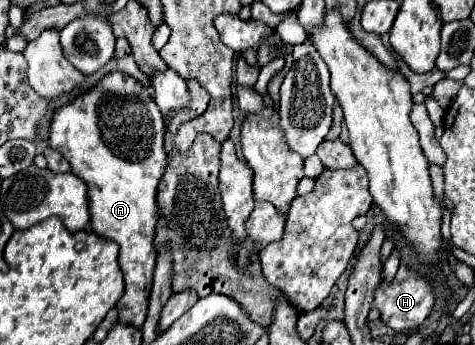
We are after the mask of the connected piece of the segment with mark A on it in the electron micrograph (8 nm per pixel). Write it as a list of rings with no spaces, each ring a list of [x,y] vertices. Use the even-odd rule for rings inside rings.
[[[119,70],[109,72],[91,90],[79,94],[75,100],[55,110],[47,140],[47,144],[53,150],[61,152],[67,158],[73,174],[87,184],[93,232],[111,238],[119,244],[119,266],[125,276],[125,292],[117,302],[119,322],[127,322],[135,328],[141,328],[147,316],[149,292],[153,284],[153,268],[157,260],[157,252],[153,248],[155,224],[157,224],[155,196],[157,196],[157,184],[167,166],[167,154],[163,150],[165,118],[157,108],[155,100],[147,92],[149,90],[141,86],[133,76],[127,76]]]

